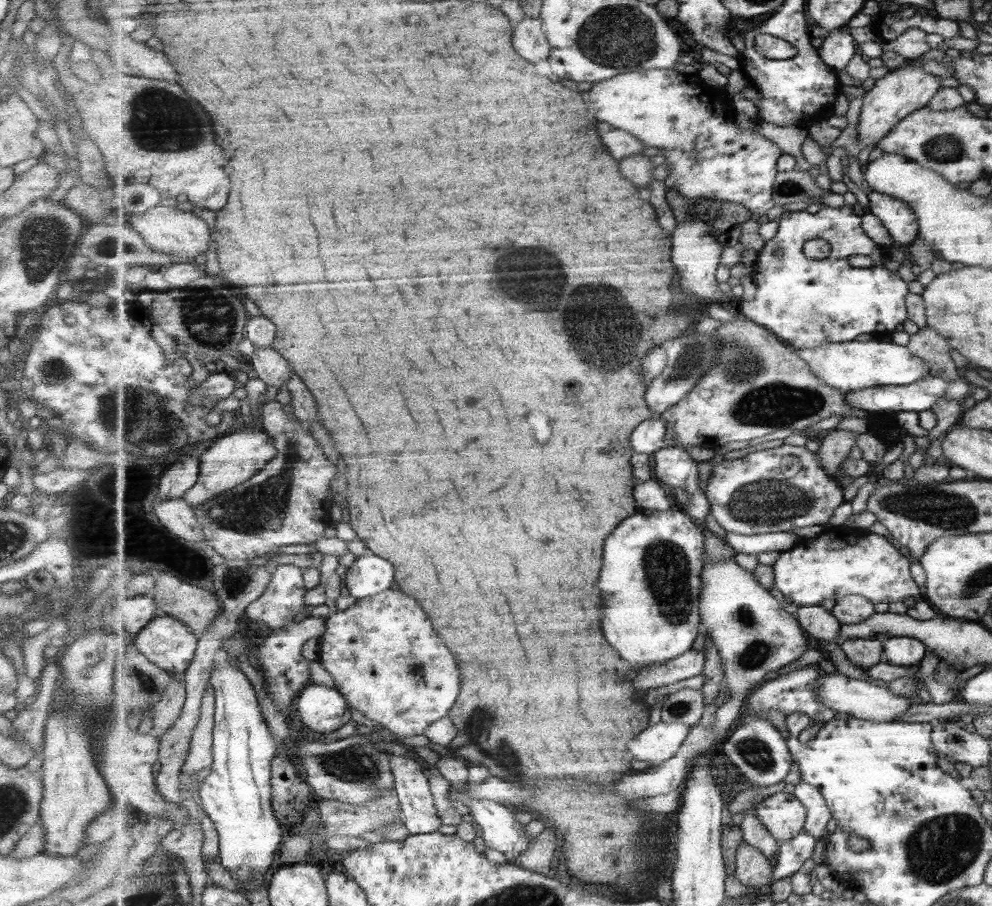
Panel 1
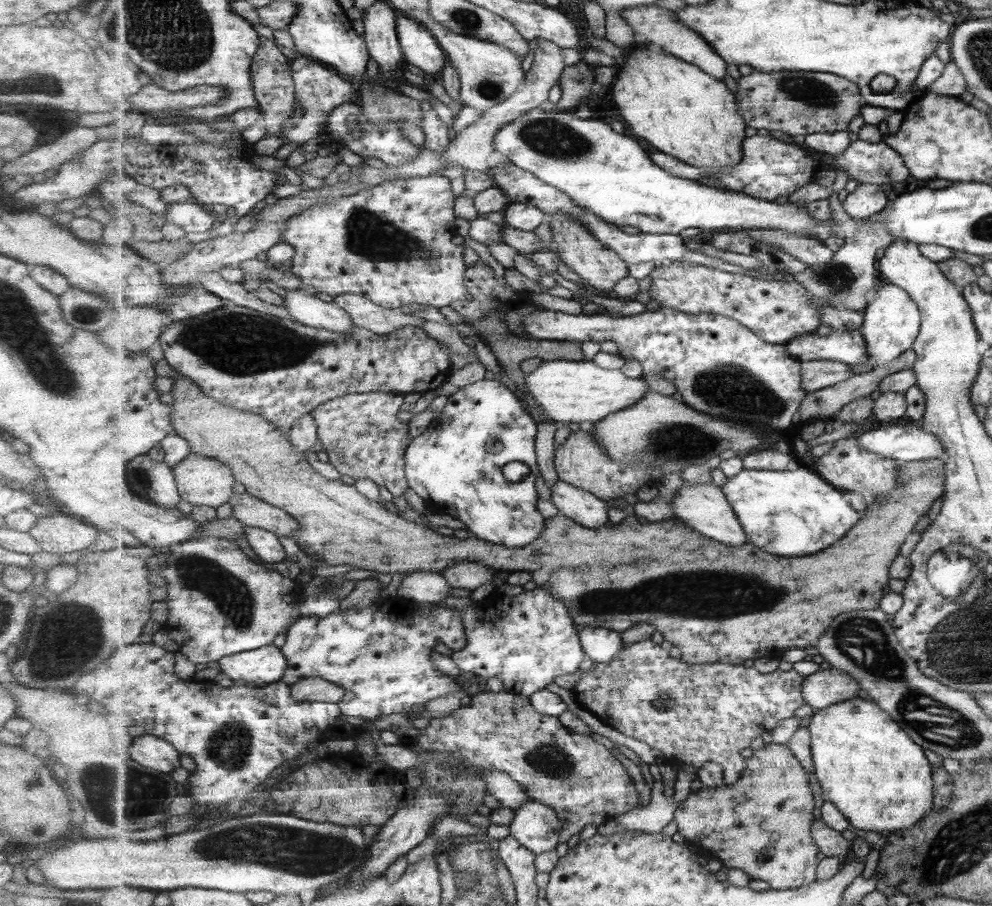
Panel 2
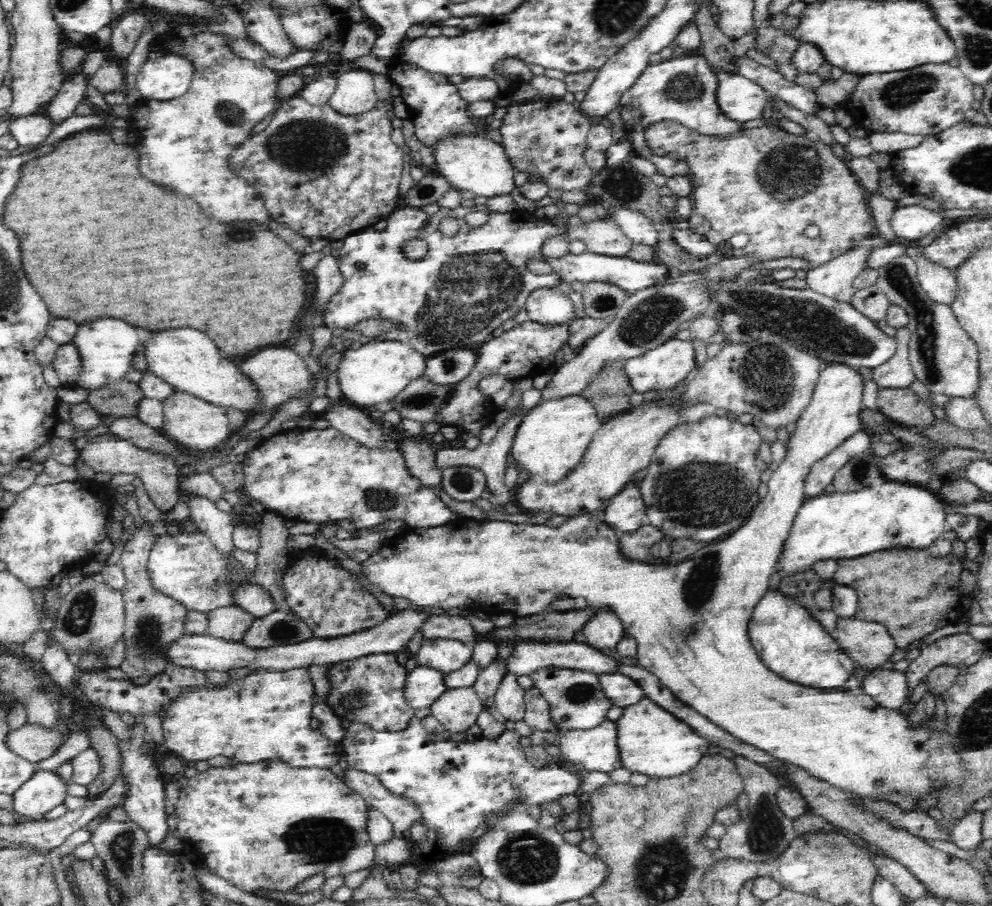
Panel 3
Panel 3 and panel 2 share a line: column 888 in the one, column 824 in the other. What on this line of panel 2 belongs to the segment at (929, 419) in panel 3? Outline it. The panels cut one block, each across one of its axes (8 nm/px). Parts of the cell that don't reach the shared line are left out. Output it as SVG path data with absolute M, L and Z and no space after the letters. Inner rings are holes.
M909 349L907 352L904 352L903 355L898 356L895 360L892 360L884 367L875 366L874 369L865 373L858 373L835 386L808 393L808 395L804 397L804 402L801 403L800 406L800 412L797 418L798 425L809 424L819 418L833 419L834 414L836 414L838 410L841 410L847 403L853 402L859 398L869 397L871 392L875 392L875 390L880 388L880 382L890 374L913 369L917 359L917 353L913 349Z

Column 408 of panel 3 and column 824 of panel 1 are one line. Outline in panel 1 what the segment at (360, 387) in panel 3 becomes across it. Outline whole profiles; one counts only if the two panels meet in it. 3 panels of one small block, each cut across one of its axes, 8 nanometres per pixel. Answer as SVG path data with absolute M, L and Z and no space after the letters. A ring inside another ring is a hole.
M878 337L871 341L833 342L819 348L796 348L793 350L807 361L810 369L822 383L838 388L844 393L860 391L871 387L915 384L931 374L927 361L910 351L906 345L893 341L881 341Z

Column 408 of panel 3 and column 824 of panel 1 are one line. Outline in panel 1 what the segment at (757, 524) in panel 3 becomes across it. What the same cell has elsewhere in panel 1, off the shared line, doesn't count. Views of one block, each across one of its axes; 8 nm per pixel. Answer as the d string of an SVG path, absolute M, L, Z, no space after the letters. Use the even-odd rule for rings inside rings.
M828 527L825 534L815 539L800 539L793 550L782 552L779 559L773 565L775 576L775 587L789 597L799 606L819 606L825 600L834 598L858 595L877 602L886 602L889 605L894 602L906 602L905 598L923 596L923 587L919 586L909 566L914 559L906 554L894 541L887 539L887 536L869 533L867 531L845 530L843 527Z

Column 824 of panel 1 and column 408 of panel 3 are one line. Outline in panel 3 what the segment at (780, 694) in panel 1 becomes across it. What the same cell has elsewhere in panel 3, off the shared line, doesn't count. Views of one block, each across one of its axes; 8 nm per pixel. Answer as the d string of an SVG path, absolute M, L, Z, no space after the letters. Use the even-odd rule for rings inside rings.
M396 653L360 656L329 666L326 672L329 684L326 701L334 707L336 715L347 724L364 721L380 732L404 732L415 710L406 703L404 684L408 670L404 668L403 656Z

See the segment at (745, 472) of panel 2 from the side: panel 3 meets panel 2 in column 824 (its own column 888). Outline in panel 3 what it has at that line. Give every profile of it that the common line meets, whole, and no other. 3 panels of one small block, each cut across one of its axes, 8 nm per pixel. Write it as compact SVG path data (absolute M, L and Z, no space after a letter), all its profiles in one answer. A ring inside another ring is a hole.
M881 478L874 485L864 485L855 491L834 491L832 494L821 493L807 497L795 517L790 536L786 540L782 555L779 557L782 575L790 576L793 572L812 567L818 560L858 559L866 554L884 552L884 550L912 548L912 550L928 549L928 546L942 538L945 523L950 514L946 499L932 492L930 487L906 481Z

